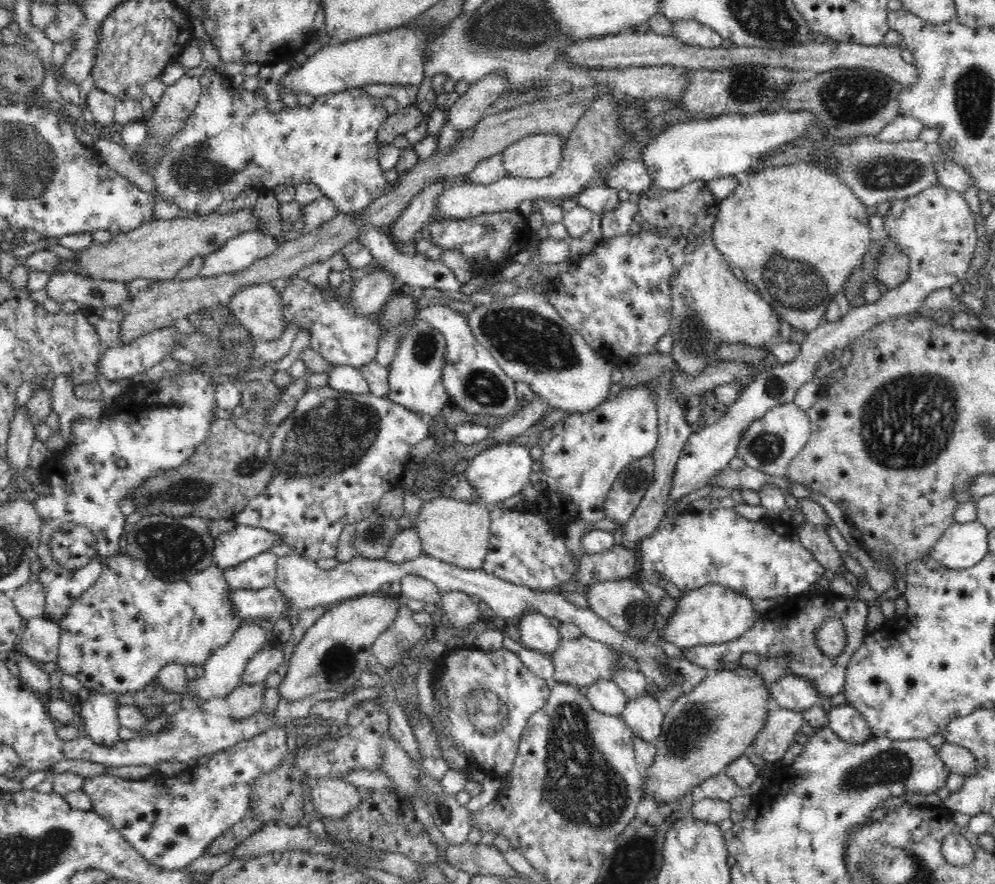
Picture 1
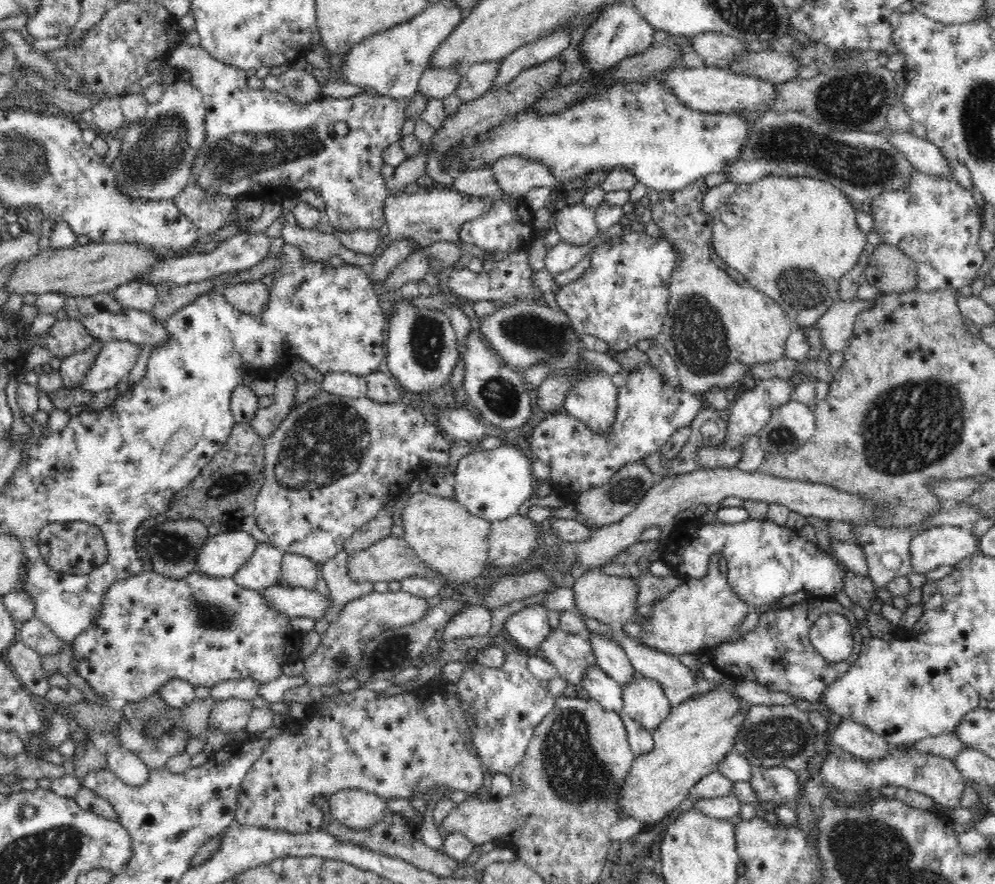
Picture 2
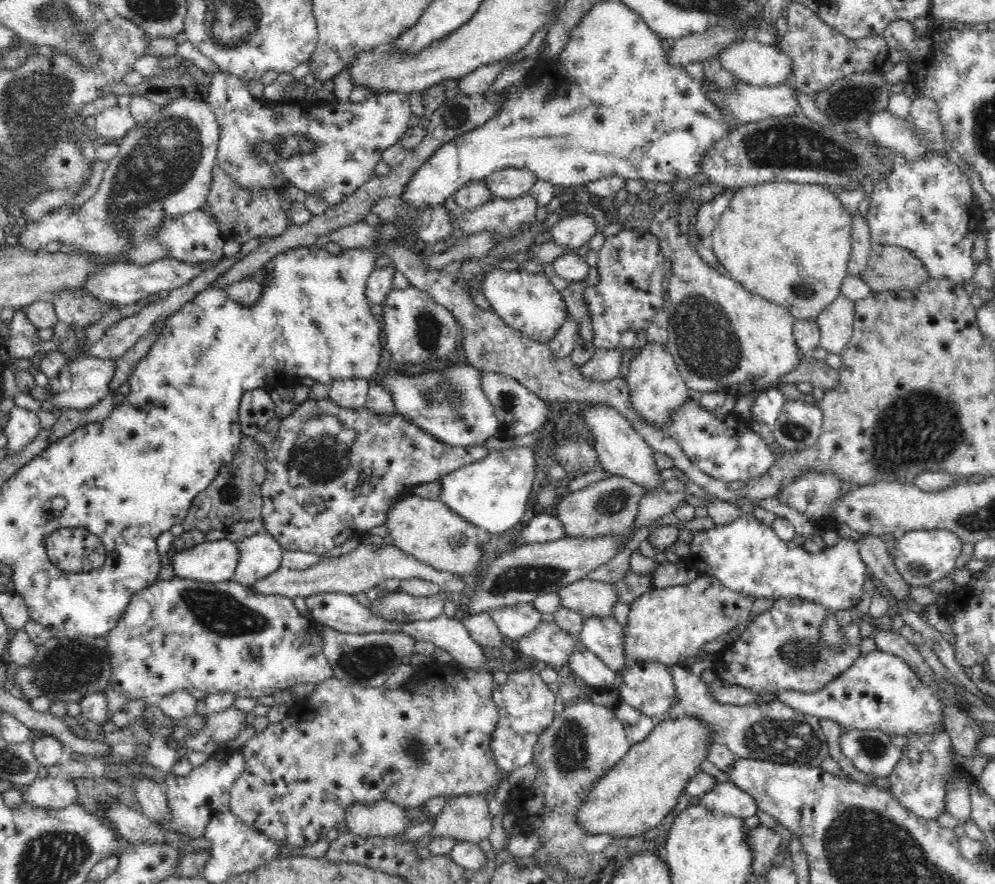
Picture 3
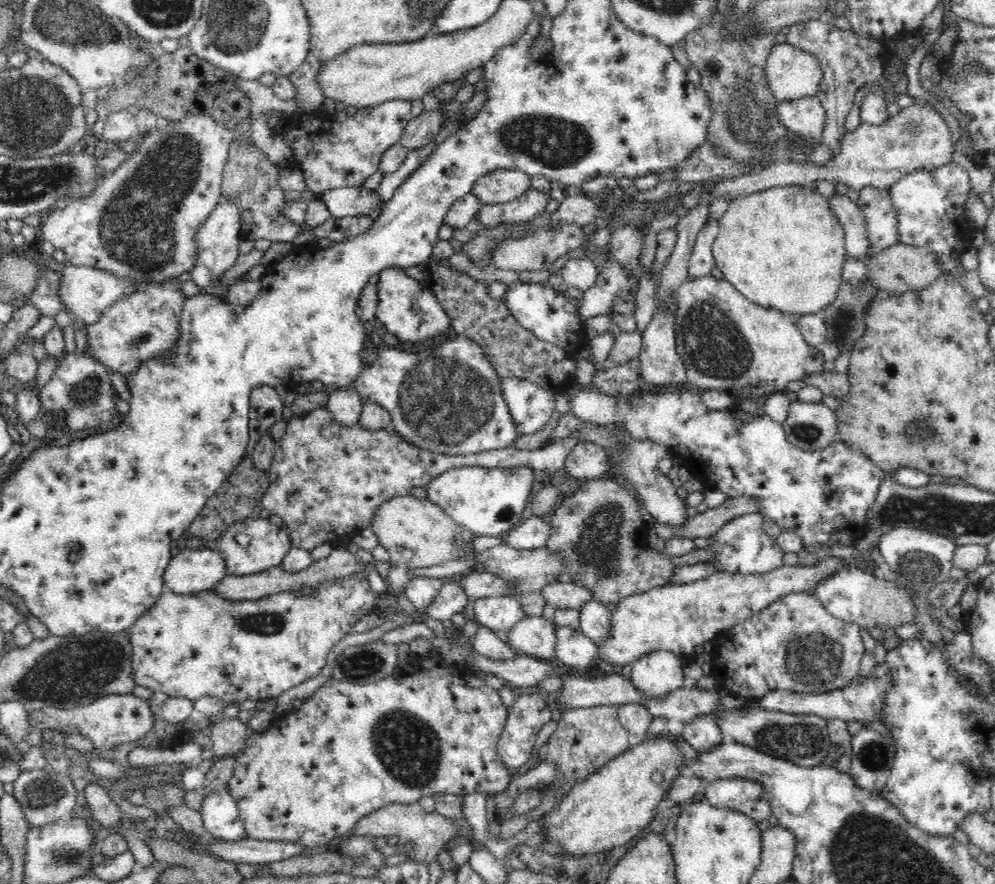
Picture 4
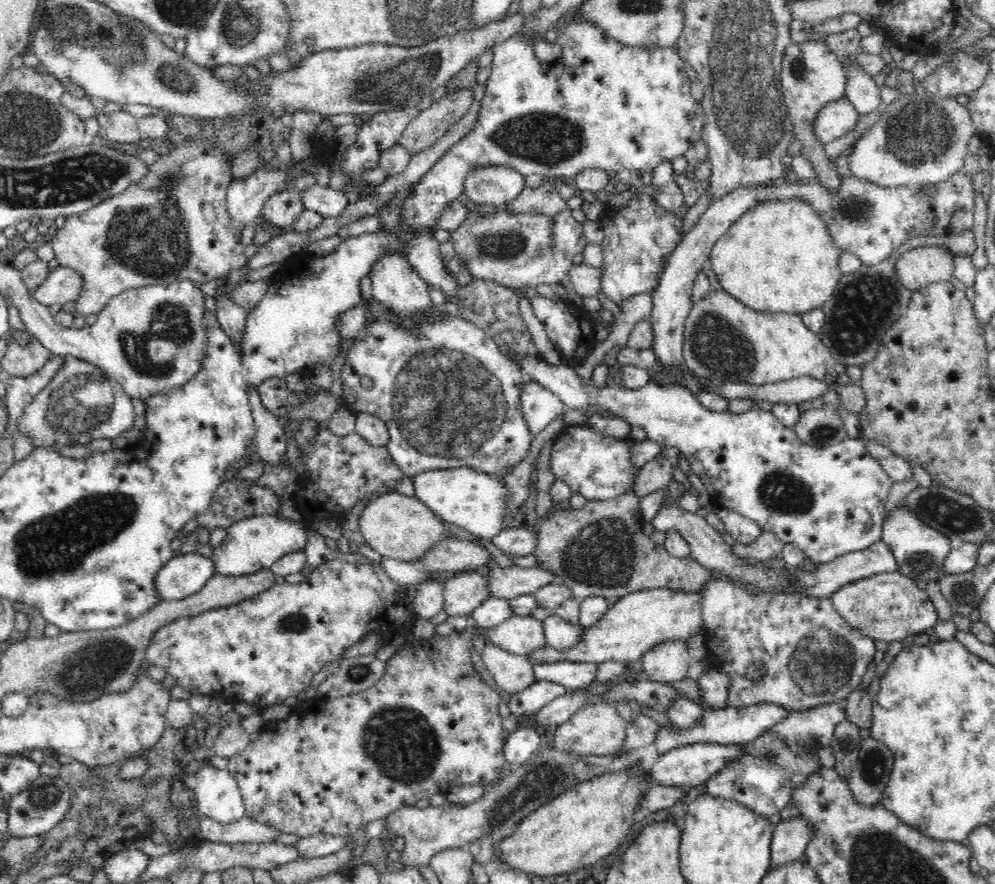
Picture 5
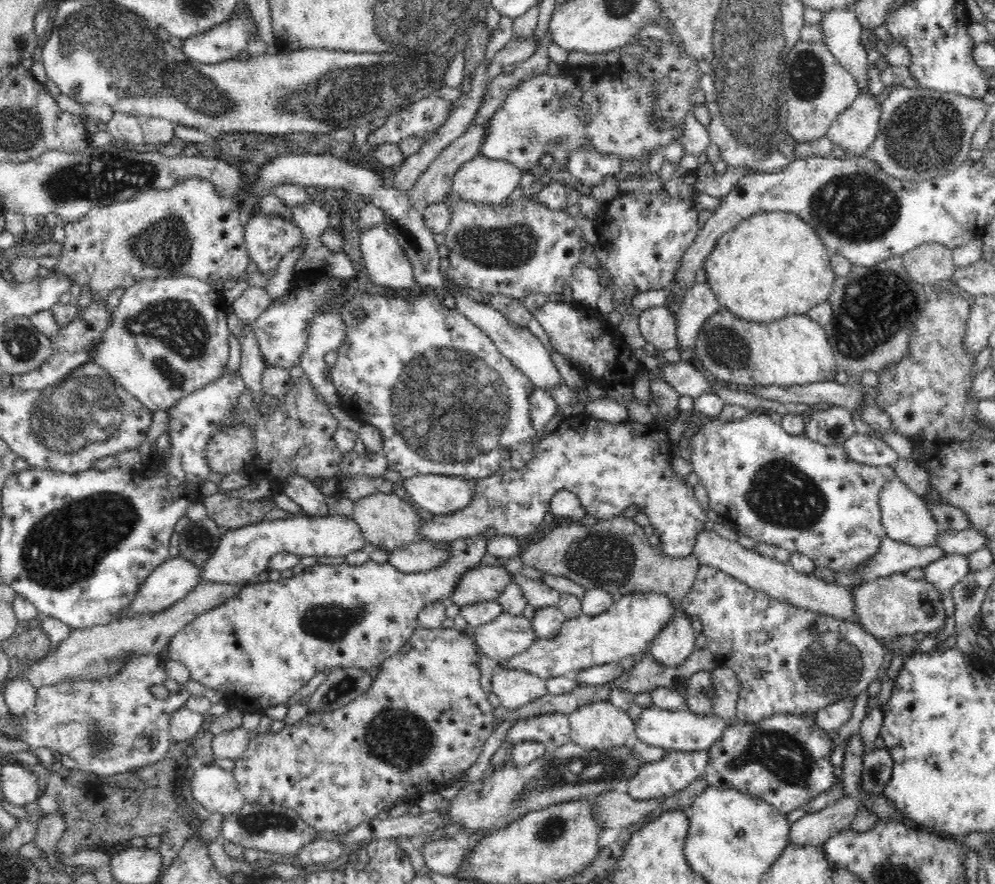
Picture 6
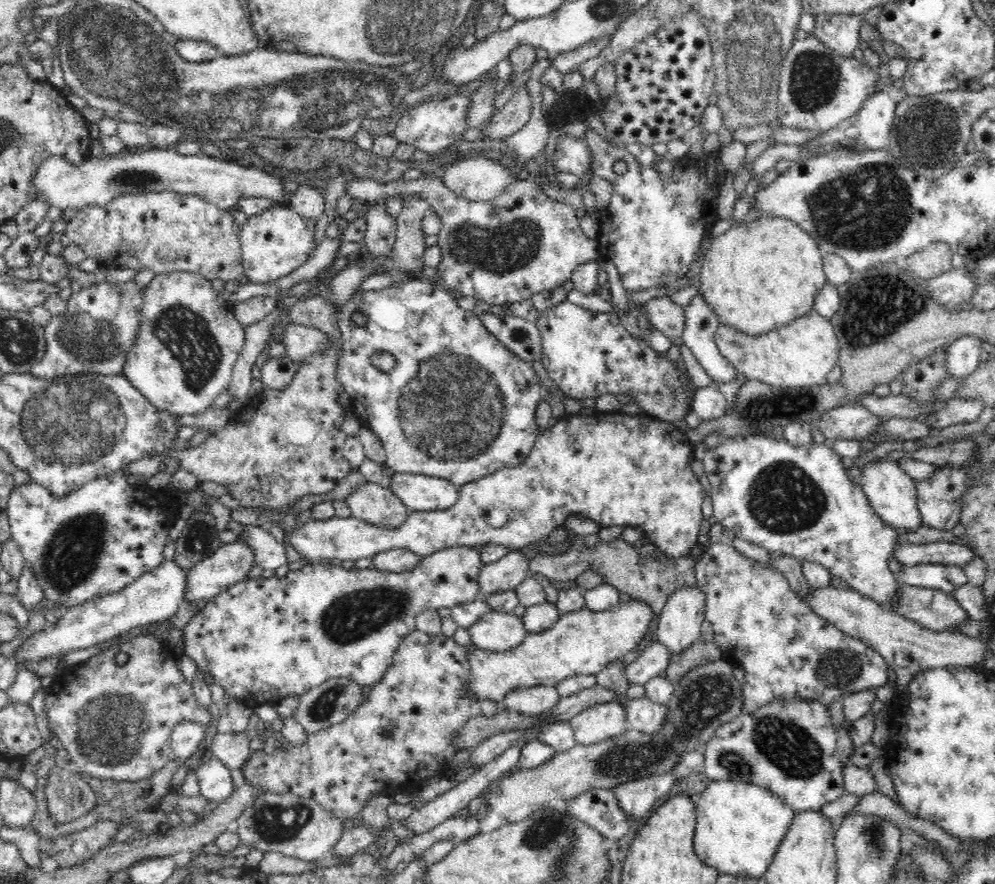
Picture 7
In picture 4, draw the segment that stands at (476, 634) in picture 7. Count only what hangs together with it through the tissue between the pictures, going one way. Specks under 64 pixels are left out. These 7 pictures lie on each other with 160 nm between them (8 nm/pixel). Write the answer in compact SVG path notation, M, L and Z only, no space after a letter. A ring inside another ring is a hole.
M527 616L509 630L512 648L542 661L555 661L555 623L542 616Z

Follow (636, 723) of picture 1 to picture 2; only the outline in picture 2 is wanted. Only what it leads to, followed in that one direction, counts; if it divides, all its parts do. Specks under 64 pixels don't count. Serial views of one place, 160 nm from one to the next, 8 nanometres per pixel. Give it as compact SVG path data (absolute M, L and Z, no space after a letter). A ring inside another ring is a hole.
M634 678L622 688L623 712L650 733L654 733L672 709L659 682L653 678Z

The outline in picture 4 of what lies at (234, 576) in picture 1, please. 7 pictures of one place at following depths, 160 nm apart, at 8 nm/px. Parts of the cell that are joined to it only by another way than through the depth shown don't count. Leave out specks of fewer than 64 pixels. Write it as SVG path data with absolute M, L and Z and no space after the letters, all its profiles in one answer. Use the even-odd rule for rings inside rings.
M248 518L230 526L218 541L218 550L226 561L228 576L246 576L261 573L269 568L281 566L286 553L292 548L288 533L283 528L274 526L268 519Z

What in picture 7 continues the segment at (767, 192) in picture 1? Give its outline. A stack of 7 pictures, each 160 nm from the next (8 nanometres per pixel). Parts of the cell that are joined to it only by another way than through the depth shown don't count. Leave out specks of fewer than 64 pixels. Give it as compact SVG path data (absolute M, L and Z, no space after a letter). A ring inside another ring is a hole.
M762 214L750 222L740 221L738 226L730 228L712 242L703 258L696 284L699 286L698 294L715 311L722 325L758 336L810 313L816 294L827 284L827 277L823 270L822 253L810 234L789 218Z

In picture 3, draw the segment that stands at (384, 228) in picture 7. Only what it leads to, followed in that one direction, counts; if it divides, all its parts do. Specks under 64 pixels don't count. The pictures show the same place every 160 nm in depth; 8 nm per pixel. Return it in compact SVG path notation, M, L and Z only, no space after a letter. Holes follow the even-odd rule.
M415 287L405 290L392 290L384 302L384 332L386 333L386 348L391 359L402 366L416 366L428 360L444 360L456 350L458 322L455 317L440 304L432 302L426 291Z

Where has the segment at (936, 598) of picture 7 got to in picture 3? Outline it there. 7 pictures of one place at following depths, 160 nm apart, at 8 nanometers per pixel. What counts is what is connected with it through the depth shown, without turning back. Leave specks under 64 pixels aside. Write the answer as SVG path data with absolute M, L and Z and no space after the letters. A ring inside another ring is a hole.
M744 512L741 518L728 525L716 525L712 529L694 533L693 540L689 544L689 553L682 558L690 570L696 570L700 575L712 575L720 579L720 582L746 596L755 598L780 598L800 597L806 600L826 606L830 613L839 610L854 610L862 596L863 584L867 574L867 566L862 560L858 550L856 539L841 539L838 544L826 547L819 553L805 550L803 545L793 541L784 541L776 531L763 523L760 523L754 513Z

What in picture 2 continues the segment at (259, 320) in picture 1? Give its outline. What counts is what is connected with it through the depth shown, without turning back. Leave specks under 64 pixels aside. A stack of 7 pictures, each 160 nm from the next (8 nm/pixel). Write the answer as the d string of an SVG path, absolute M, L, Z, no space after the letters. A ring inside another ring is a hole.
M261 281L228 286L223 290L226 301L241 313L258 317L266 309L270 290Z

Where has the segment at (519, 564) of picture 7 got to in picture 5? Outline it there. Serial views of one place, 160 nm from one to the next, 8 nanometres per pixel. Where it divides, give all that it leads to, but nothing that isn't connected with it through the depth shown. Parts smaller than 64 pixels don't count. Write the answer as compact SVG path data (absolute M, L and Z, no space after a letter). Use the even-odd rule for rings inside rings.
M476 571L460 572L443 584L443 609L449 616L470 616L473 610L482 604L491 594L489 580Z

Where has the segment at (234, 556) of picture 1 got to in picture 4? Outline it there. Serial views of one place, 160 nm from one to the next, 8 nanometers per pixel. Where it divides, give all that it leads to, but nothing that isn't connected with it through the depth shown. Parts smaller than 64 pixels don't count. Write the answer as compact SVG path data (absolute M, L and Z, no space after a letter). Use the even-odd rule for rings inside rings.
M181 546L181 550L173 556L164 572L164 588L174 591L176 594L195 593L201 590L214 589L226 574L226 561L222 553L215 549L191 549Z

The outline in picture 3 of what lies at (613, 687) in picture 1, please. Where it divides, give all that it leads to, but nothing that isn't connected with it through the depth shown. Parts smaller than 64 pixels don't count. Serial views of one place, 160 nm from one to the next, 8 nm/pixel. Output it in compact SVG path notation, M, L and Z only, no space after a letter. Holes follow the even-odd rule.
M579 639L576 640L574 652L568 664L575 676L595 690L611 688L614 680L618 678L616 671L606 666L606 663L602 662L598 655L590 652Z

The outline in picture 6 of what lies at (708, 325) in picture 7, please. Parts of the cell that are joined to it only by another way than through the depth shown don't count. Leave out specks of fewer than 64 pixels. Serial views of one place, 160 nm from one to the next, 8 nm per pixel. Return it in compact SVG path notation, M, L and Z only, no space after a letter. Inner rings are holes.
M707 282L695 283L682 300L681 310L677 315L678 347L693 350L702 325L710 320L710 316L718 313L721 305Z

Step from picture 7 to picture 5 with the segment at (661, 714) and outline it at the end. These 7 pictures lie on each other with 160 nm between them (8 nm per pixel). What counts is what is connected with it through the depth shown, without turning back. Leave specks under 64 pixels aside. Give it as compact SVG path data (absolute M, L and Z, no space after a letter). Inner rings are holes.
M761 702L757 705L745 706L739 709L727 705L723 709L708 709L702 714L702 719L695 728L689 730L678 729L673 723L669 728L662 728L658 732L655 745L660 755L666 754L673 749L682 746L692 746L698 742L707 742L707 744L720 744L722 746L732 746L732 744L746 745L750 741L754 741L762 737L766 732L770 731L770 726L786 718L788 709L774 705L774 703Z

